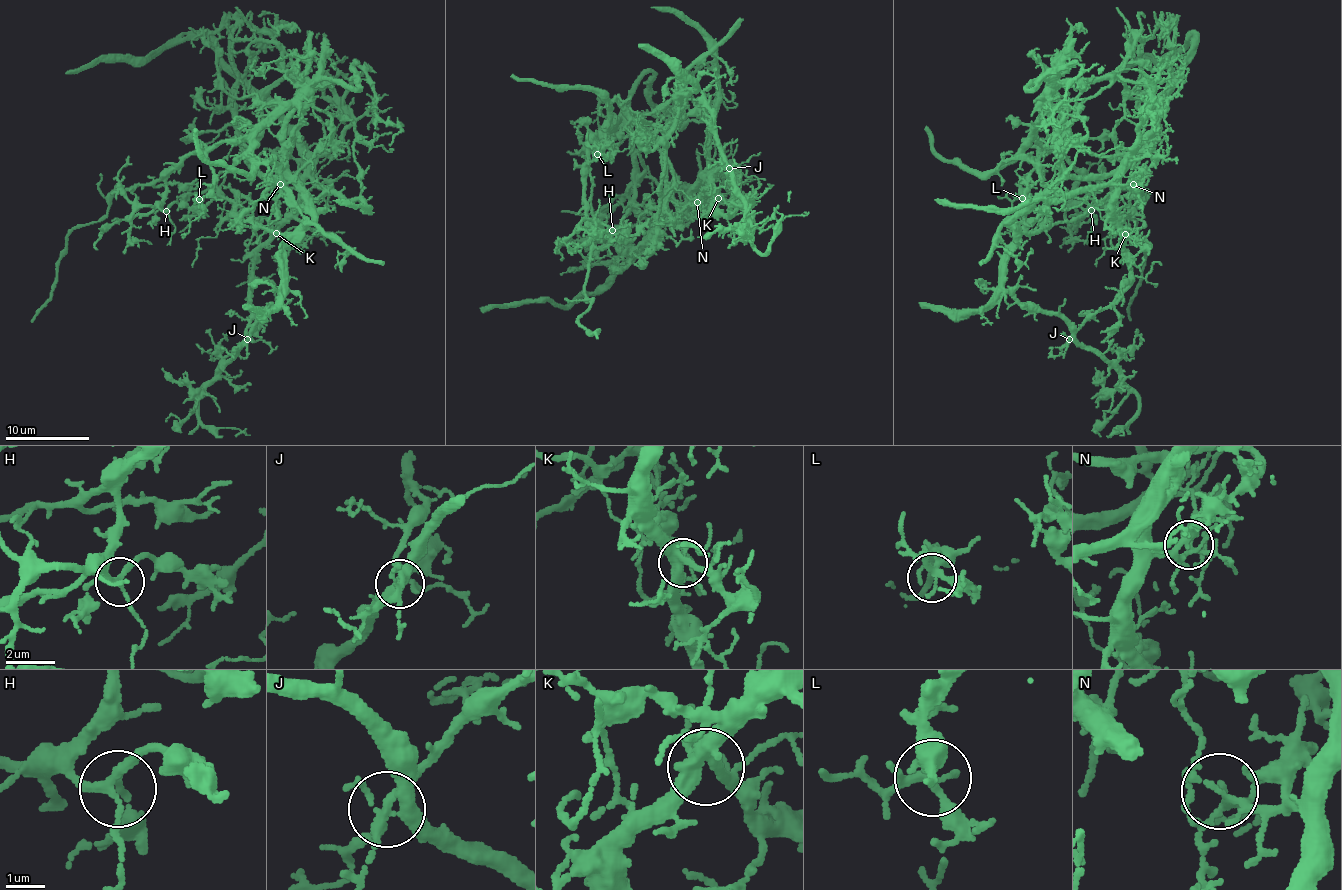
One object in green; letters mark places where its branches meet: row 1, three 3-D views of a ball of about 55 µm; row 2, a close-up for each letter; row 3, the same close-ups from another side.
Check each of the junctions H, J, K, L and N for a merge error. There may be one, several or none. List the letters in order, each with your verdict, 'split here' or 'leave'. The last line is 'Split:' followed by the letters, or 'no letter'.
H: leave
J: split here
K: leave
L: leave
N: split here
Split: J, N

